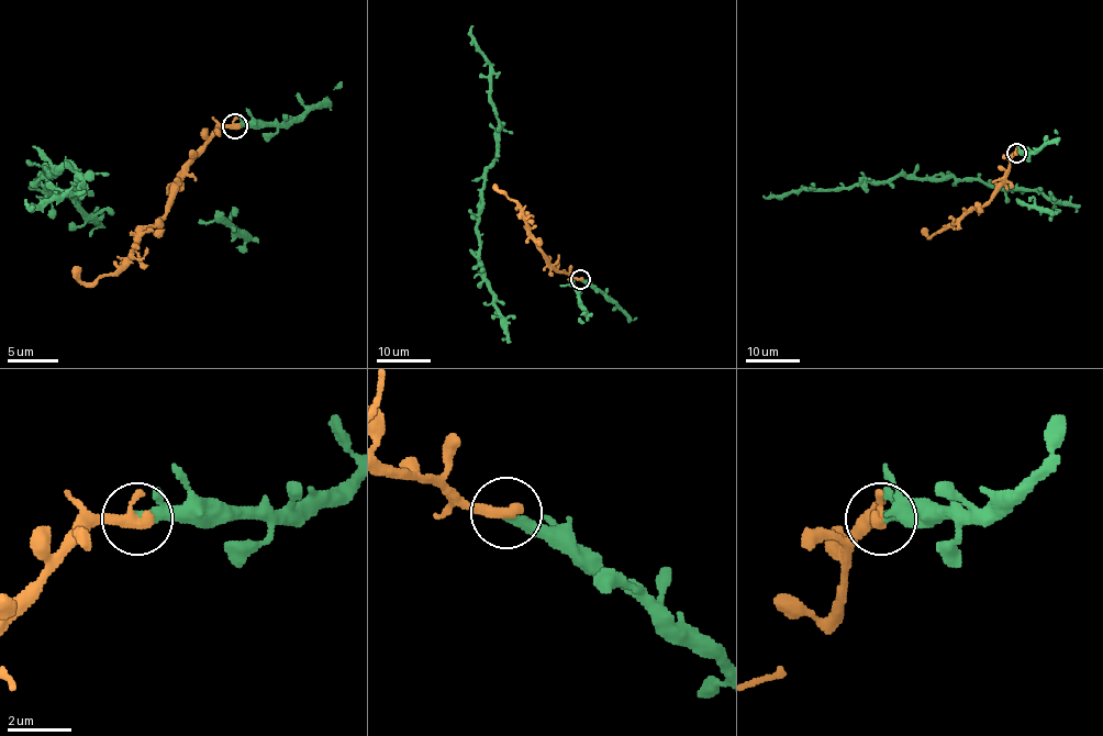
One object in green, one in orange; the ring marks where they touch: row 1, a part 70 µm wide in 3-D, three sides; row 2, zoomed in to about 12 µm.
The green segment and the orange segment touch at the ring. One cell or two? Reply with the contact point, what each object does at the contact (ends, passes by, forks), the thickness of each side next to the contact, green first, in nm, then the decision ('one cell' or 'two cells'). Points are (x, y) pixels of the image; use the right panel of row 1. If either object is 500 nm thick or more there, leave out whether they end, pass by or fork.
(1016, 153) | green passes by | orange ends | 240/460 nm | one cell

